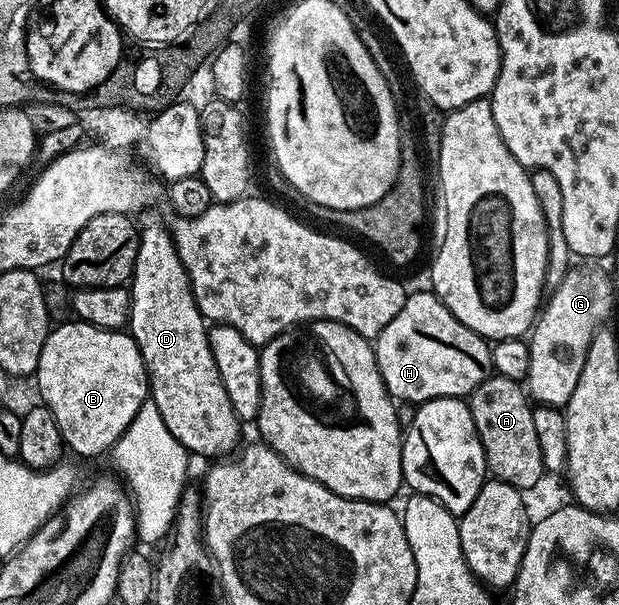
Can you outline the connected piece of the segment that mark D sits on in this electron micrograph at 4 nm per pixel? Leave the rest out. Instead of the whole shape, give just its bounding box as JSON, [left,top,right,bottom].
[127,225,242,455]

